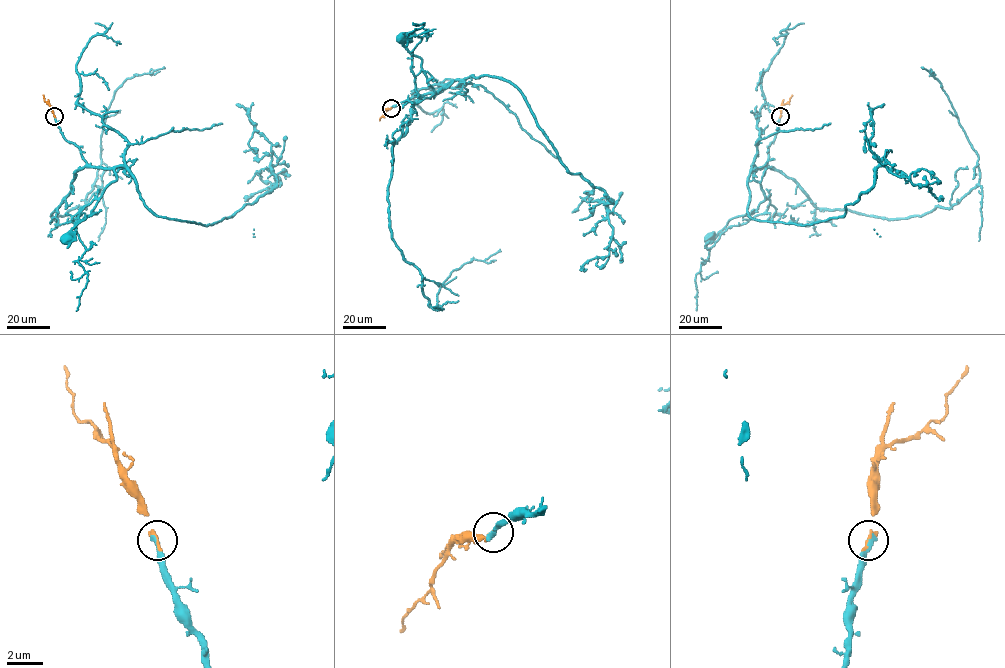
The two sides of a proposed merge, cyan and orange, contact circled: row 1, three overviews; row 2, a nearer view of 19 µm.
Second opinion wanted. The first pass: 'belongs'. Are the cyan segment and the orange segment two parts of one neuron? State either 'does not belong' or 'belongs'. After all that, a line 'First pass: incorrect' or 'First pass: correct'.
belongs
First pass: correct

